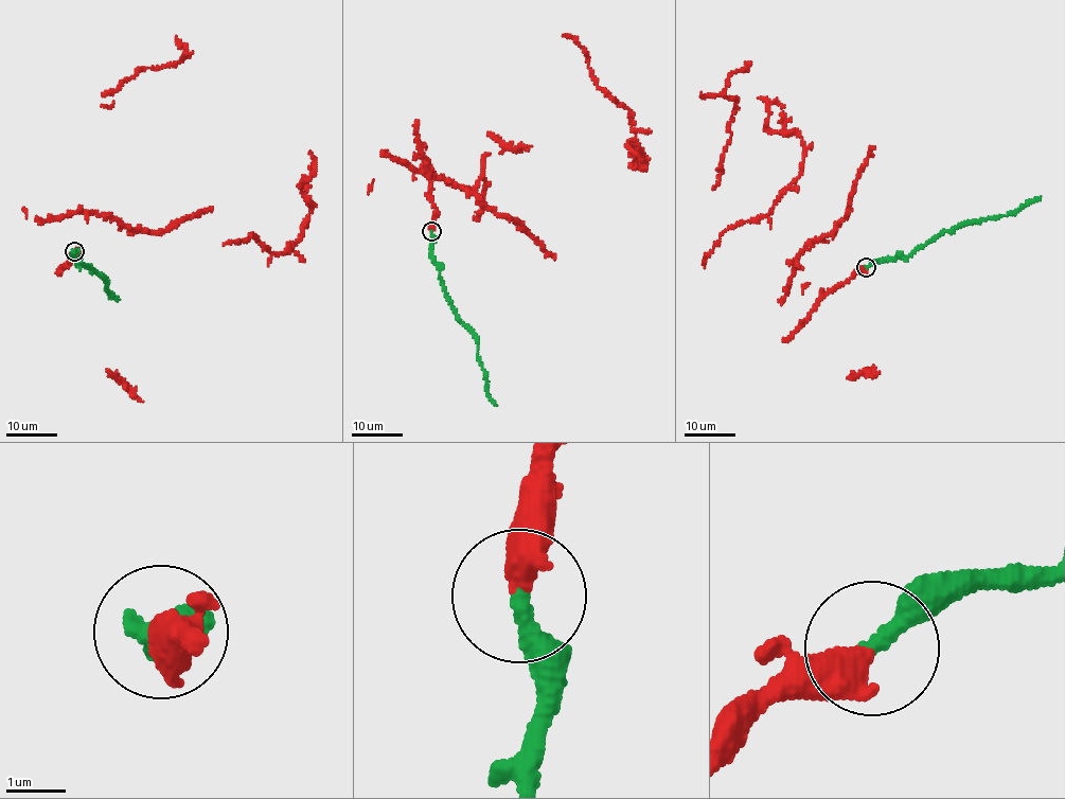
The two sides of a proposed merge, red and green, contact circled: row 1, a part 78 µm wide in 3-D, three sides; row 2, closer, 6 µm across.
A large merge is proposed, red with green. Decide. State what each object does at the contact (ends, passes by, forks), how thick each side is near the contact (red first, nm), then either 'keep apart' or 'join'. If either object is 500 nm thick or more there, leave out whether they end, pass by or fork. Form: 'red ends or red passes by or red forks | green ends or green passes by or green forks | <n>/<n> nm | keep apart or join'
500/320 nm | join

